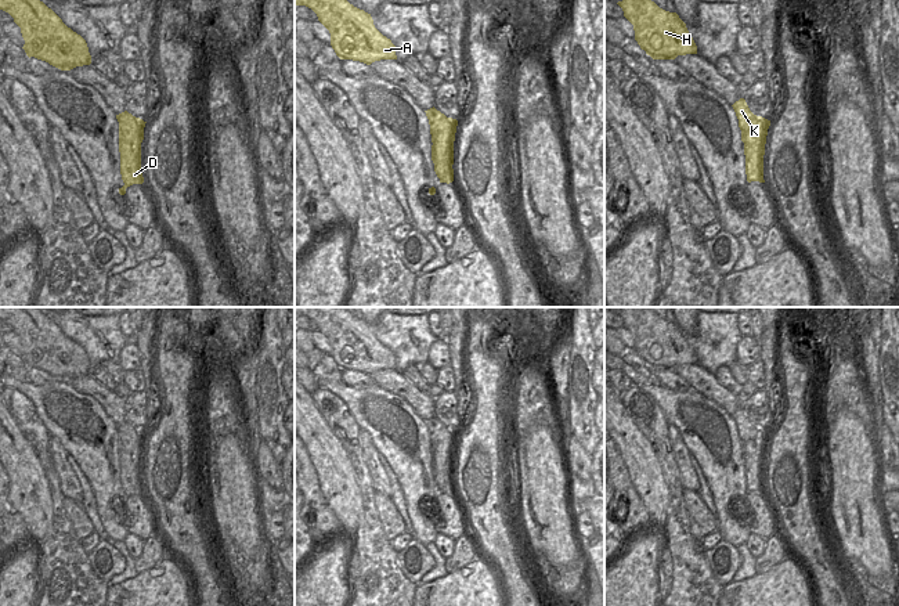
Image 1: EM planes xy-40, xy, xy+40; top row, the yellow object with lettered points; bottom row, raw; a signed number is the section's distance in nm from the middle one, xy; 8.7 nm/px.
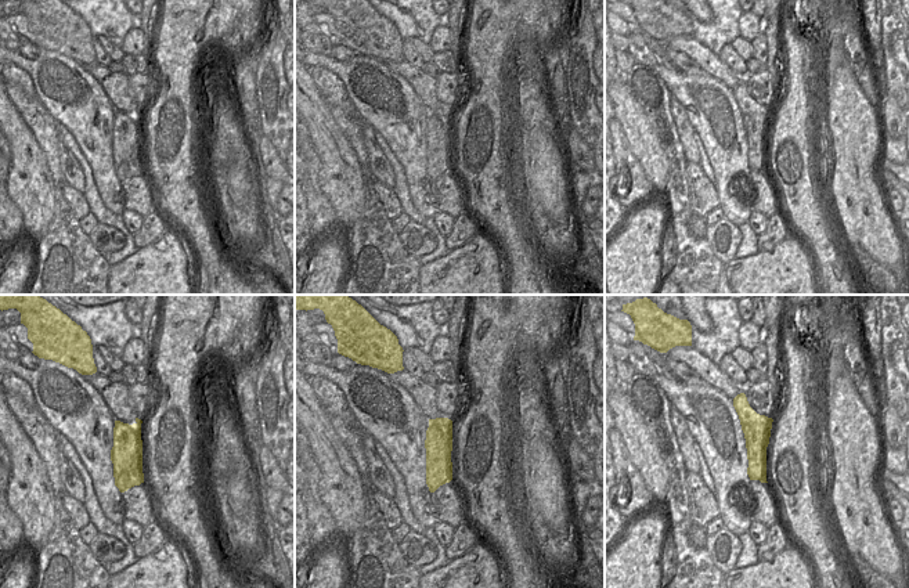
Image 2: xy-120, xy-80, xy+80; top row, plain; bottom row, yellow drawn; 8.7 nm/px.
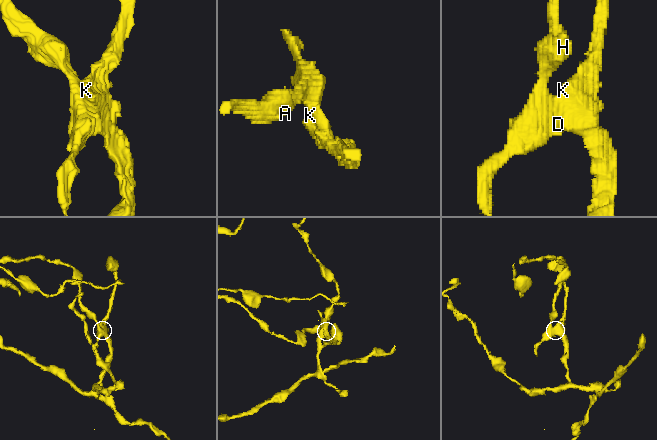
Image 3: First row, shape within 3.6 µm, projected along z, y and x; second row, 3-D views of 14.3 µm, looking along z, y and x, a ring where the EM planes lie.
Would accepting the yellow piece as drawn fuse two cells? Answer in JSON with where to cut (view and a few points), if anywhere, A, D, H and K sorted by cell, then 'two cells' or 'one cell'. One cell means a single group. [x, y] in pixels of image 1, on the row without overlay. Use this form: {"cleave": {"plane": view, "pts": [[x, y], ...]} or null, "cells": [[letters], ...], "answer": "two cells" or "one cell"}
{"cleave": {"plane": "xy+40", "pts": [[744, 451], [757, 461], [757, 469], [750, 473], [747, 482]]}, "cells": [["A", "D", "H"], ["K"]], "answer": "two cells"}

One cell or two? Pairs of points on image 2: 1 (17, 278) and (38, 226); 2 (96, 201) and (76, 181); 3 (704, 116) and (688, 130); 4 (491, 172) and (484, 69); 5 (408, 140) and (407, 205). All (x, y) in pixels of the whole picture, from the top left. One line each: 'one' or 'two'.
1: two
2: two
3: two
4: one
5: two

